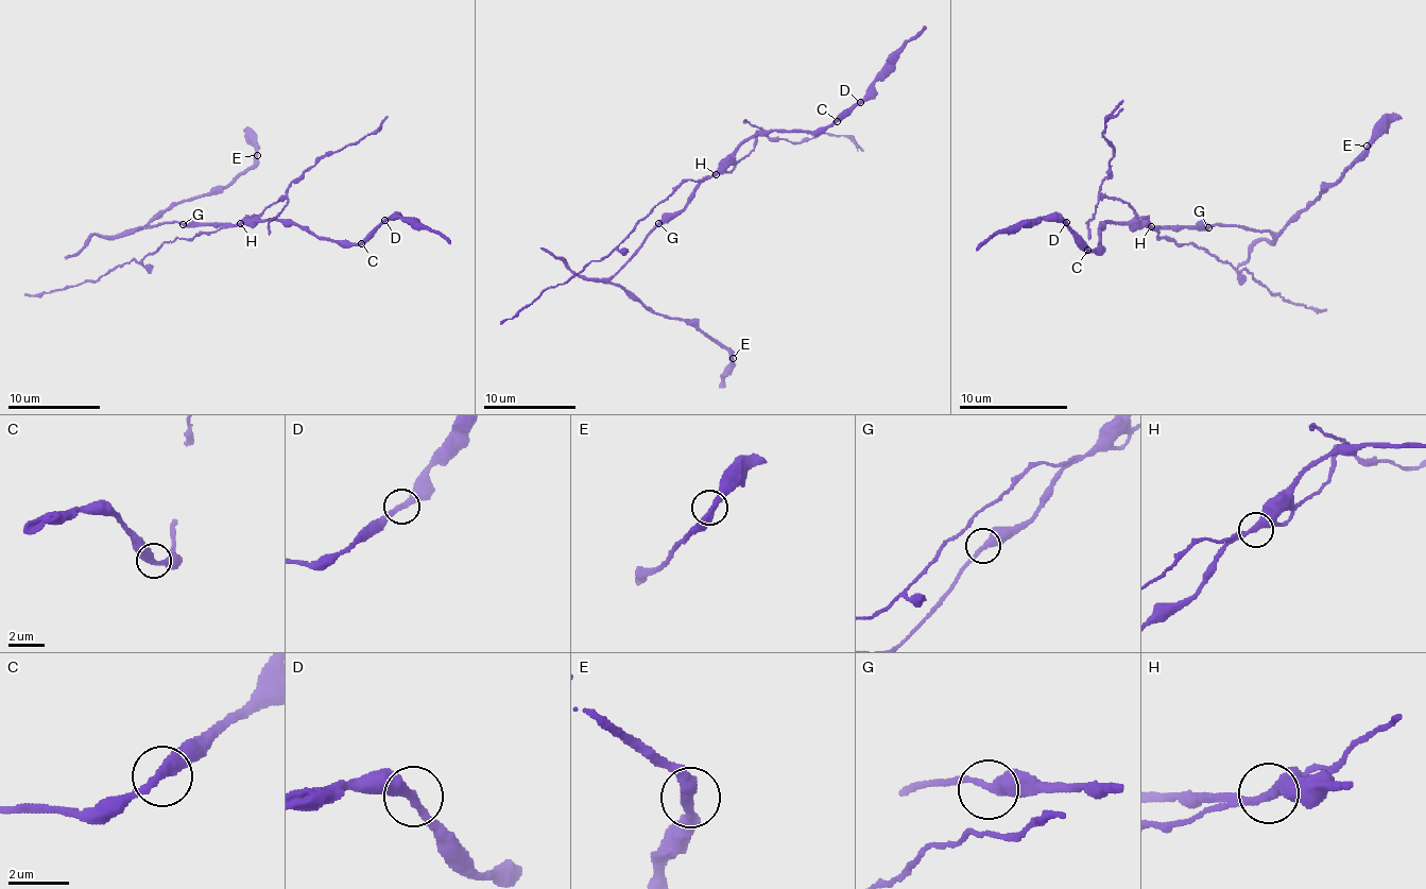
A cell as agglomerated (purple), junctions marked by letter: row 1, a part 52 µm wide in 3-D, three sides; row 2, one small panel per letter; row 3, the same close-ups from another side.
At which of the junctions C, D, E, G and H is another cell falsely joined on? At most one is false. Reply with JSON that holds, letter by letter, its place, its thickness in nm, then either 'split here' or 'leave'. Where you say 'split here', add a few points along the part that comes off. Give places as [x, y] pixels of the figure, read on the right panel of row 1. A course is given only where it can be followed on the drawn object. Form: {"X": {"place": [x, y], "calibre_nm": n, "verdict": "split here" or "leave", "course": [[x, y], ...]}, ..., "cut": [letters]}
{"C": {"place": [1087, 250], "calibre_nm": 360, "verdict": "leave"}, "D": {"place": [1066, 222], "calibre_nm": 320, "verdict": "leave"}, "E": {"place": [1367, 146], "calibre_nm": 360, "verdict": "leave"}, "G": {"place": [1208, 227], "calibre_nm": 320, "verdict": "leave"}, "H": {"place": [1151, 226], "calibre_nm": 360, "verdict": "split here", "course": [[1150, 225], [1158, 236], [1205, 246], [1238, 272], [1247, 272], [1271, 293], [1325, 310]]}, "cut": ["H"]}

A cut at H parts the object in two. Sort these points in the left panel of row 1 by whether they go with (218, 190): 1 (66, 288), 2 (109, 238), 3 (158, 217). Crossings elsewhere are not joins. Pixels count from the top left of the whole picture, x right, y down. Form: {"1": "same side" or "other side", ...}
{"1": "other side", "2": "same side", "3": "same side"}

